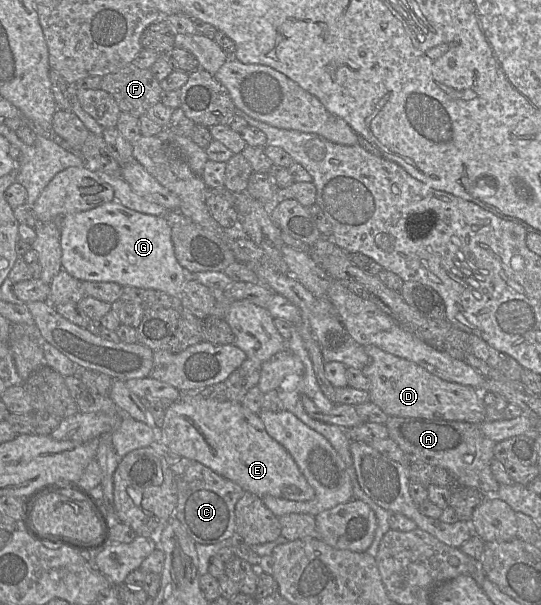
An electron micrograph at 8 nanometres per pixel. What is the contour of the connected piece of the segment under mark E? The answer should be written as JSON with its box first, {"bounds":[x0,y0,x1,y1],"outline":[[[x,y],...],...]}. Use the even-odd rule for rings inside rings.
{"bounds":[157,393,314,501],"outline":[[[183,393],[182,398],[174,401],[166,409],[165,414],[162,428],[157,429],[159,447],[164,453],[197,461],[218,475],[235,482],[245,492],[253,493],[260,498],[266,495],[291,501],[310,501],[314,498],[314,489],[289,452],[267,433],[259,415],[245,408],[241,402],[214,401],[204,398],[199,393]]]}

